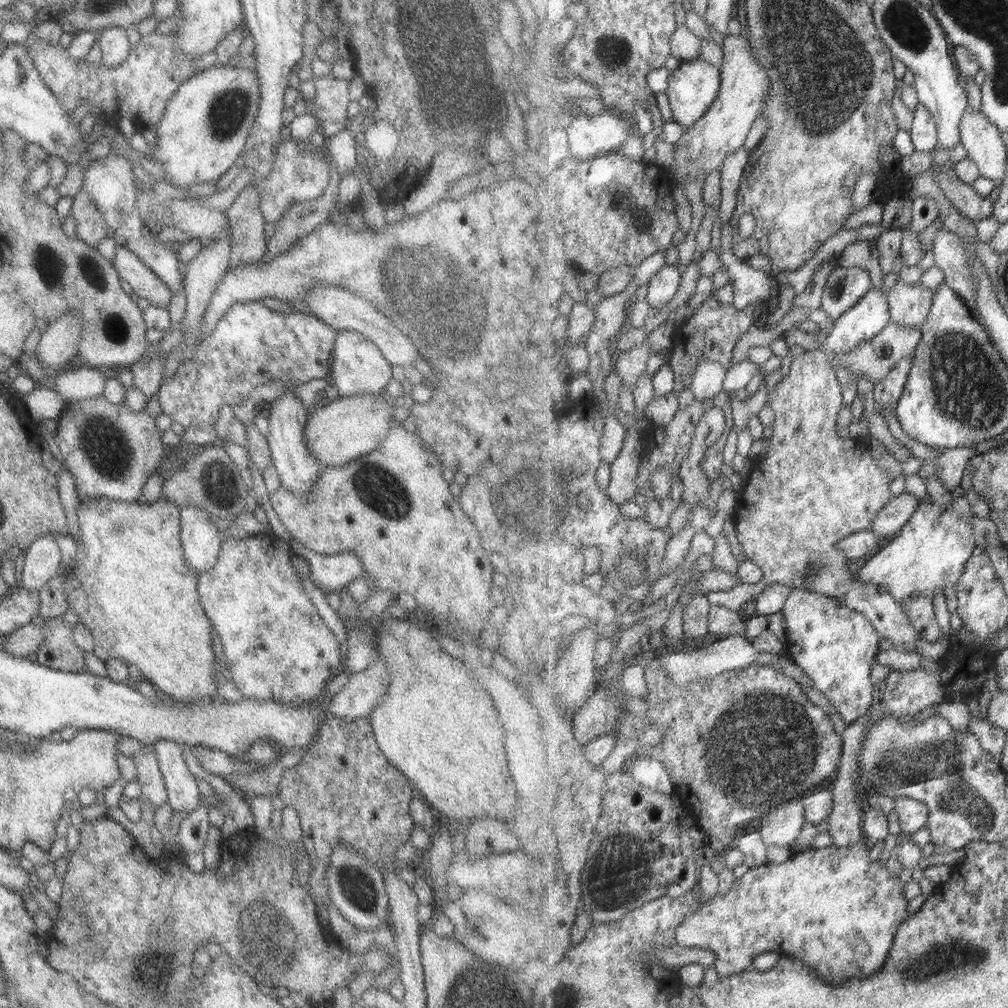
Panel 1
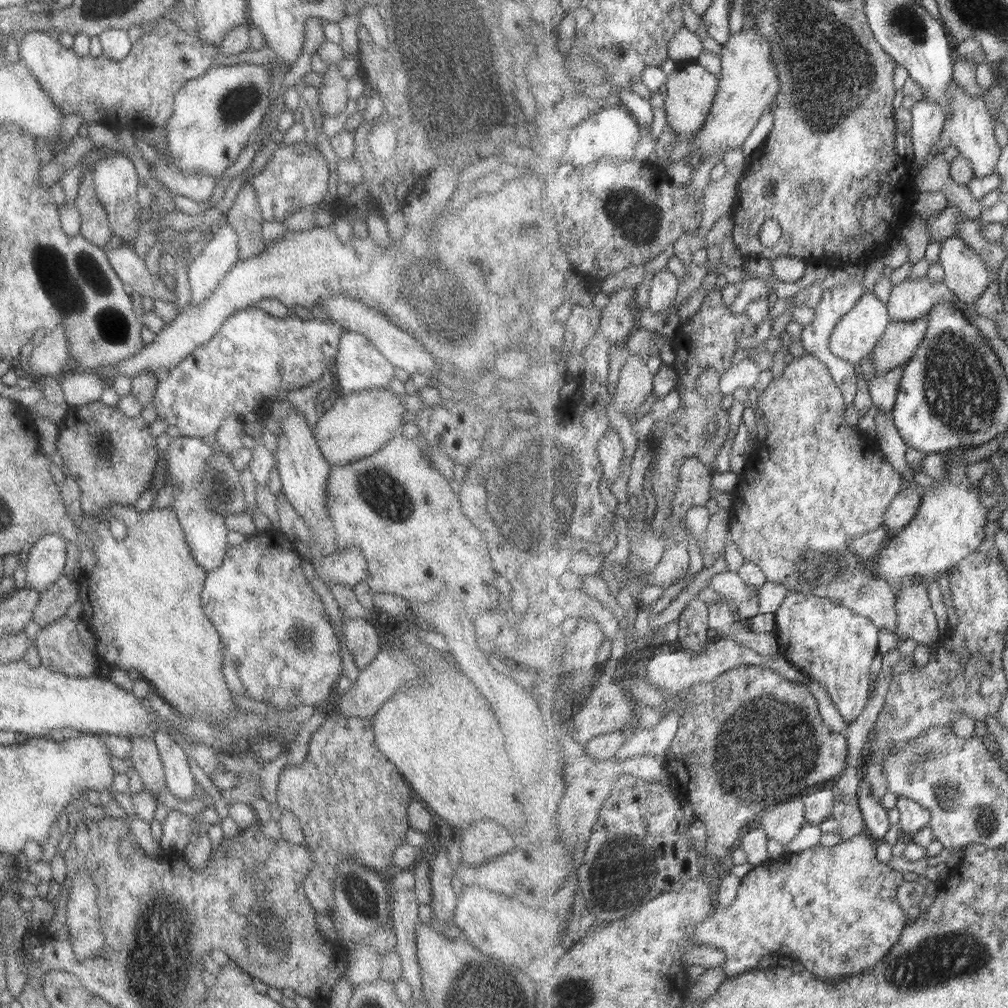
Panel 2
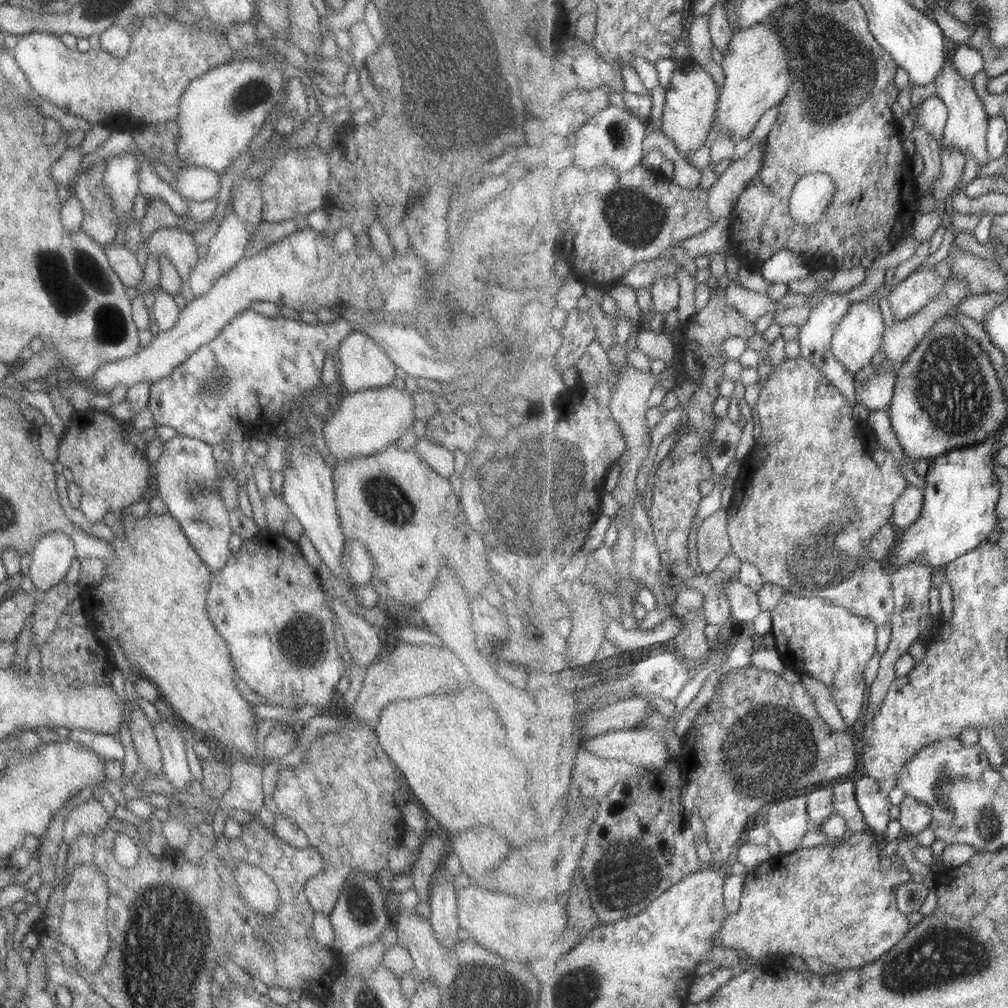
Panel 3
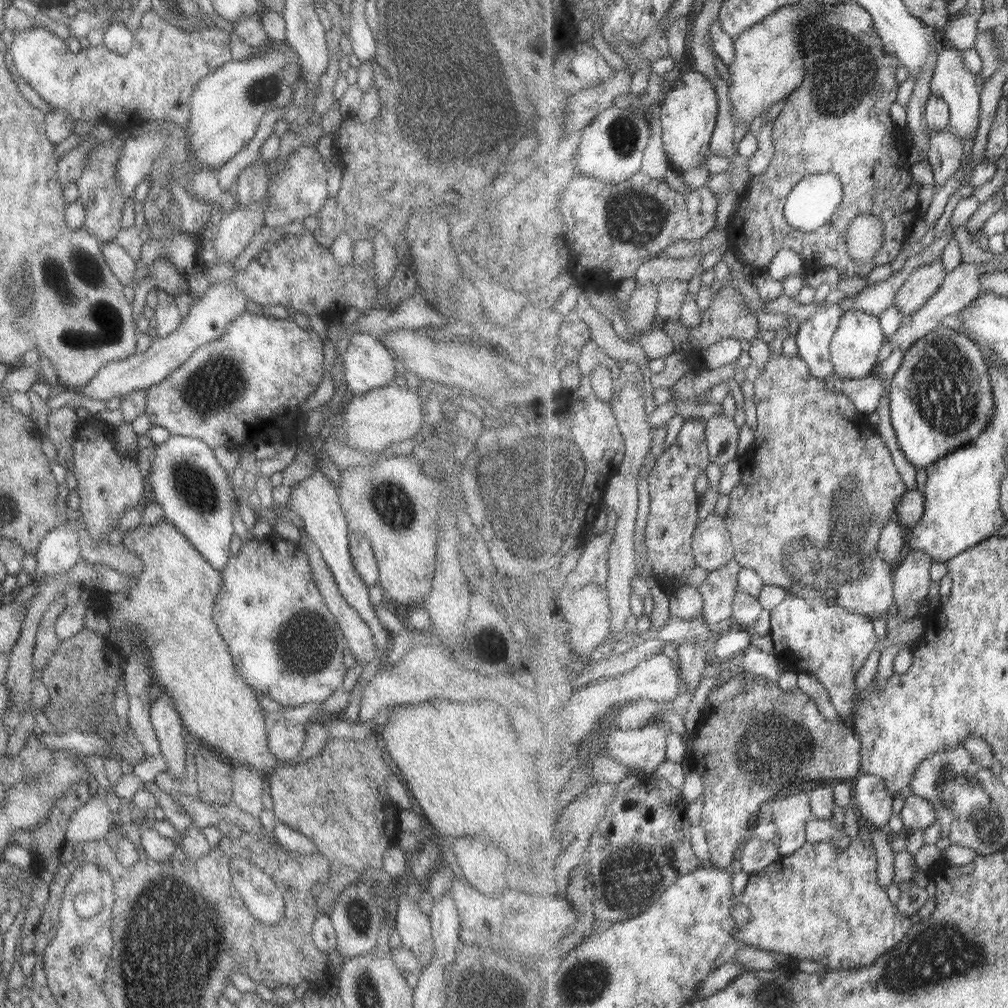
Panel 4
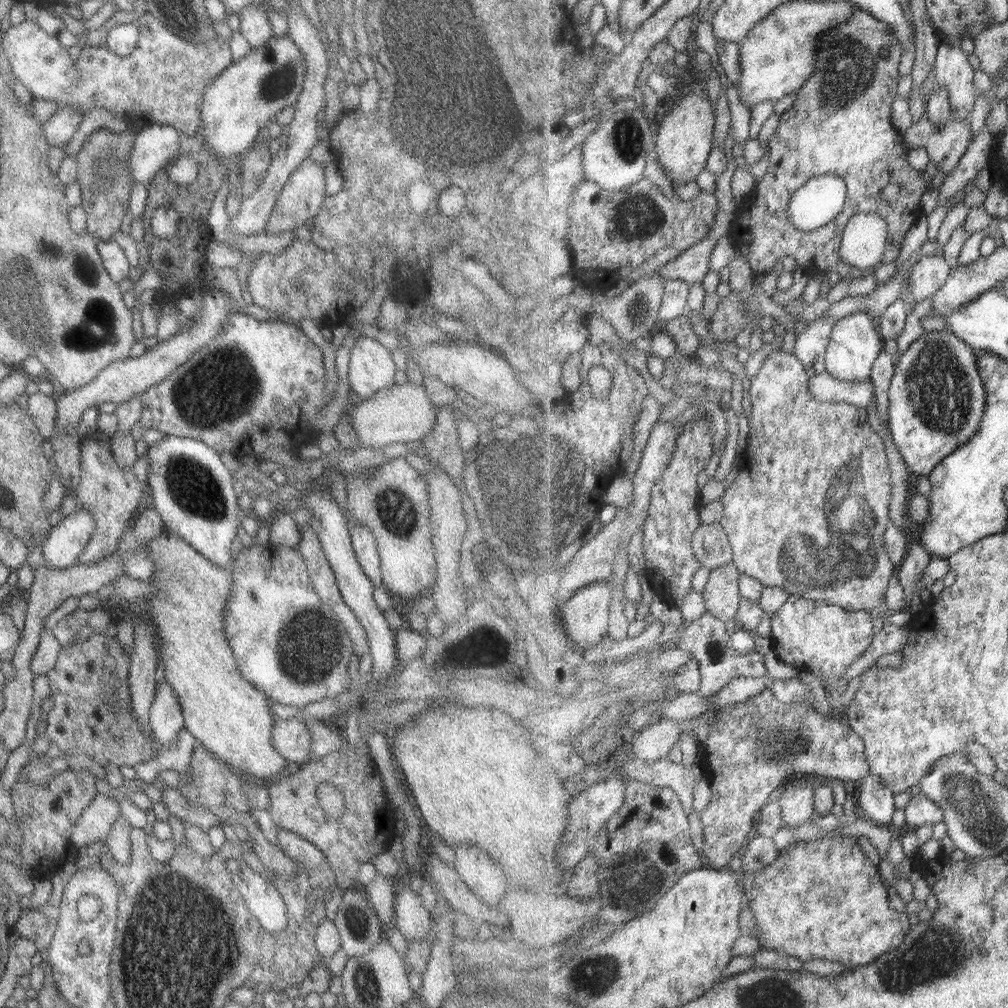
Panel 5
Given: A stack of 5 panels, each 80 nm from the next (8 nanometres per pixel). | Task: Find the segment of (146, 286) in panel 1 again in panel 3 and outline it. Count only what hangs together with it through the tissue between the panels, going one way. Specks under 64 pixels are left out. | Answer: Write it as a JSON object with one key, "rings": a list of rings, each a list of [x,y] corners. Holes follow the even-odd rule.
{"rings":[[[111,243],[103,249],[110,269],[124,286],[138,288],[142,280],[142,271],[135,261],[135,254],[118,243]]]}

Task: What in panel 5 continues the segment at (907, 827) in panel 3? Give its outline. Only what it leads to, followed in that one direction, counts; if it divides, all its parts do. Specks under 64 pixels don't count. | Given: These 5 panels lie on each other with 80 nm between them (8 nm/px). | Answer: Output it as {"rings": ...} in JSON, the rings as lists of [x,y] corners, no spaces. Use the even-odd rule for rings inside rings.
{"rings":[[[923,792],[913,796],[904,810],[906,824],[911,830],[944,822],[944,809]]]}

